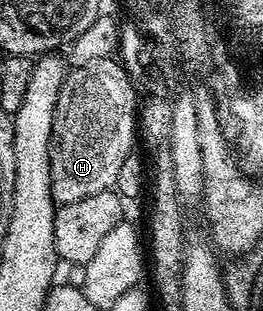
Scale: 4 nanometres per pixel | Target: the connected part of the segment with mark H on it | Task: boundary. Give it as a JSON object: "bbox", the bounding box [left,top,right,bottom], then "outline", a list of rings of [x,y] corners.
{"bbox":[50,57,136,205],"outline":[[[114,57],[71,68],[56,99],[50,146],[50,186],[58,205],[113,190],[120,166],[135,152],[136,97],[131,74]]]}

